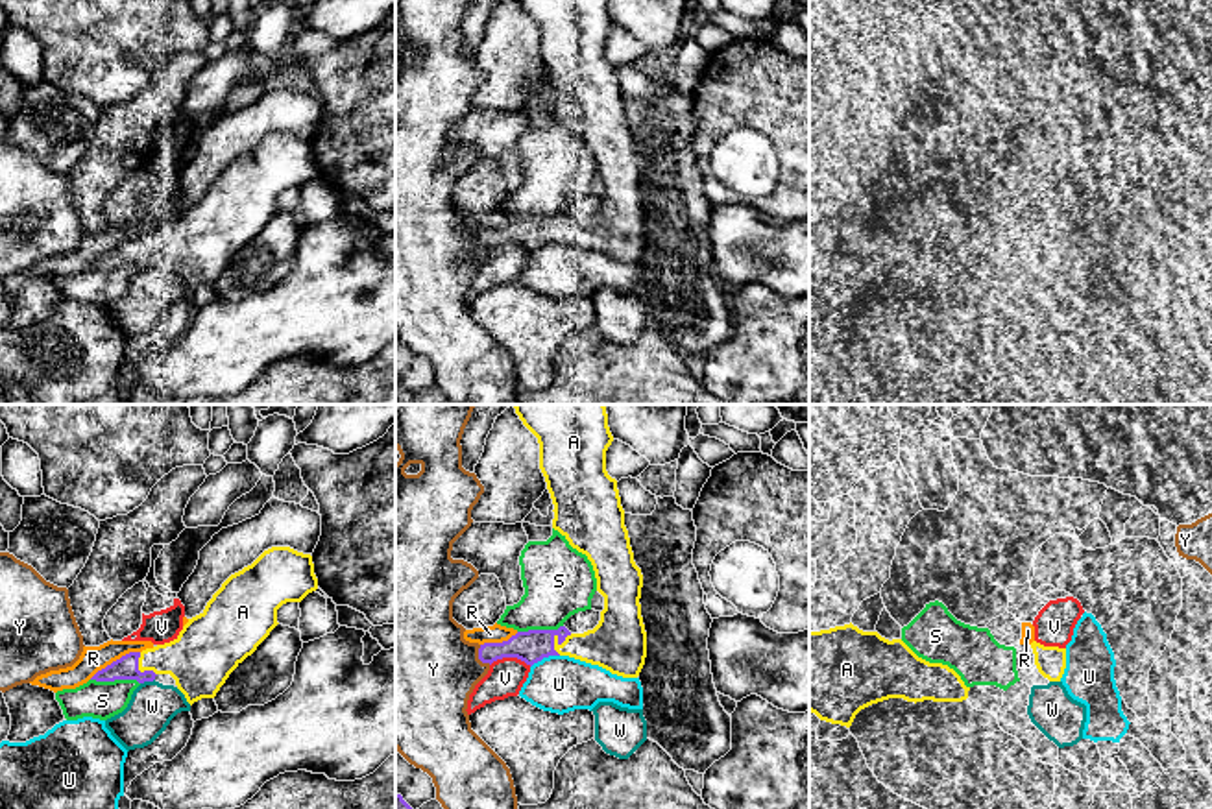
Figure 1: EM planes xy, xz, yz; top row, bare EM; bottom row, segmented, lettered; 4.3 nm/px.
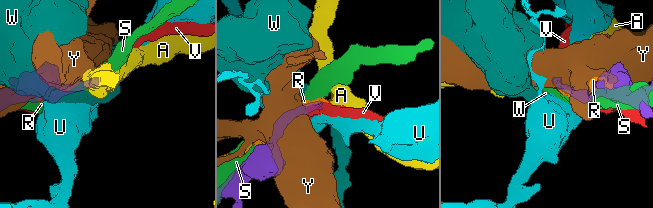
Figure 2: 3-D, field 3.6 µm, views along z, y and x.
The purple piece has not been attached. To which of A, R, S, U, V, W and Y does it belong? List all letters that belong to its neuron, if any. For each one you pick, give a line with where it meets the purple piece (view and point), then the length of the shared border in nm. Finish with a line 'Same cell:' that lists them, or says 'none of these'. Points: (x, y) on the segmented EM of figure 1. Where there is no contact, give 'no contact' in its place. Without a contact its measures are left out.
A: meets purple in xz at (558, 643); contact 110 nm long
Same cell: A

